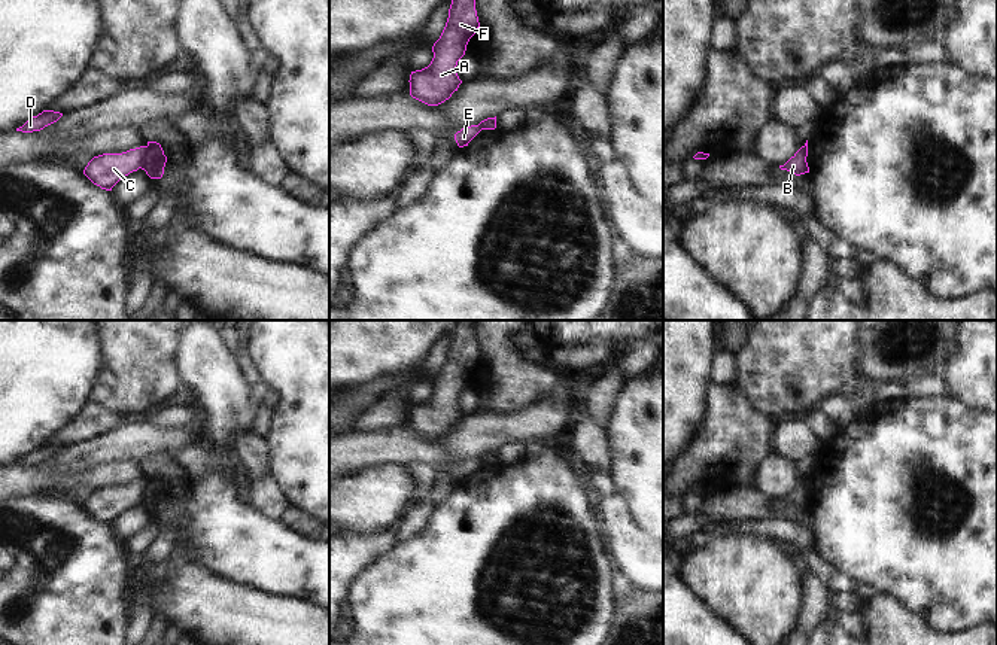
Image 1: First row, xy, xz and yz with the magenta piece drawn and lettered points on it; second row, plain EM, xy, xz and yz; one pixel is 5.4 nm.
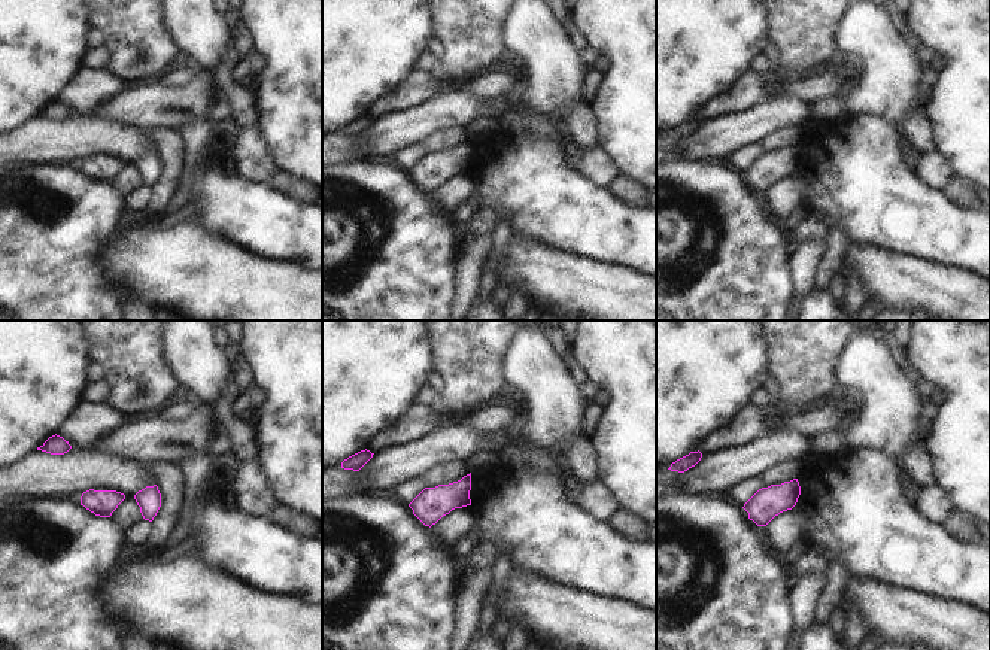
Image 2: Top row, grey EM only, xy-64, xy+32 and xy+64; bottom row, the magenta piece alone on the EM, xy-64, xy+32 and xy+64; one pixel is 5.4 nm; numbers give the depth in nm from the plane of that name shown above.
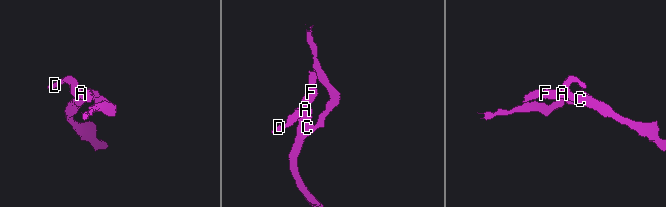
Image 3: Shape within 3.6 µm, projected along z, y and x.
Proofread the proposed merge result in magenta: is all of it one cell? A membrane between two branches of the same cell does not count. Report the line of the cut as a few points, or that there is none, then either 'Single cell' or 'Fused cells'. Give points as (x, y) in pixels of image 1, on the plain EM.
Split along xy (146, 480), (139, 501). Fused cells

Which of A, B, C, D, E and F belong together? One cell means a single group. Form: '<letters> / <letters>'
A C D E F / B

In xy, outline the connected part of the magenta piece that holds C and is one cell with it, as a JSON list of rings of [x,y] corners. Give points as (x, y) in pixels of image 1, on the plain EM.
[[[140,480],[122,487],[94,490],[85,501],[83,508],[101,523],[112,524],[122,511],[140,502],[145,484],[146,480]]]

